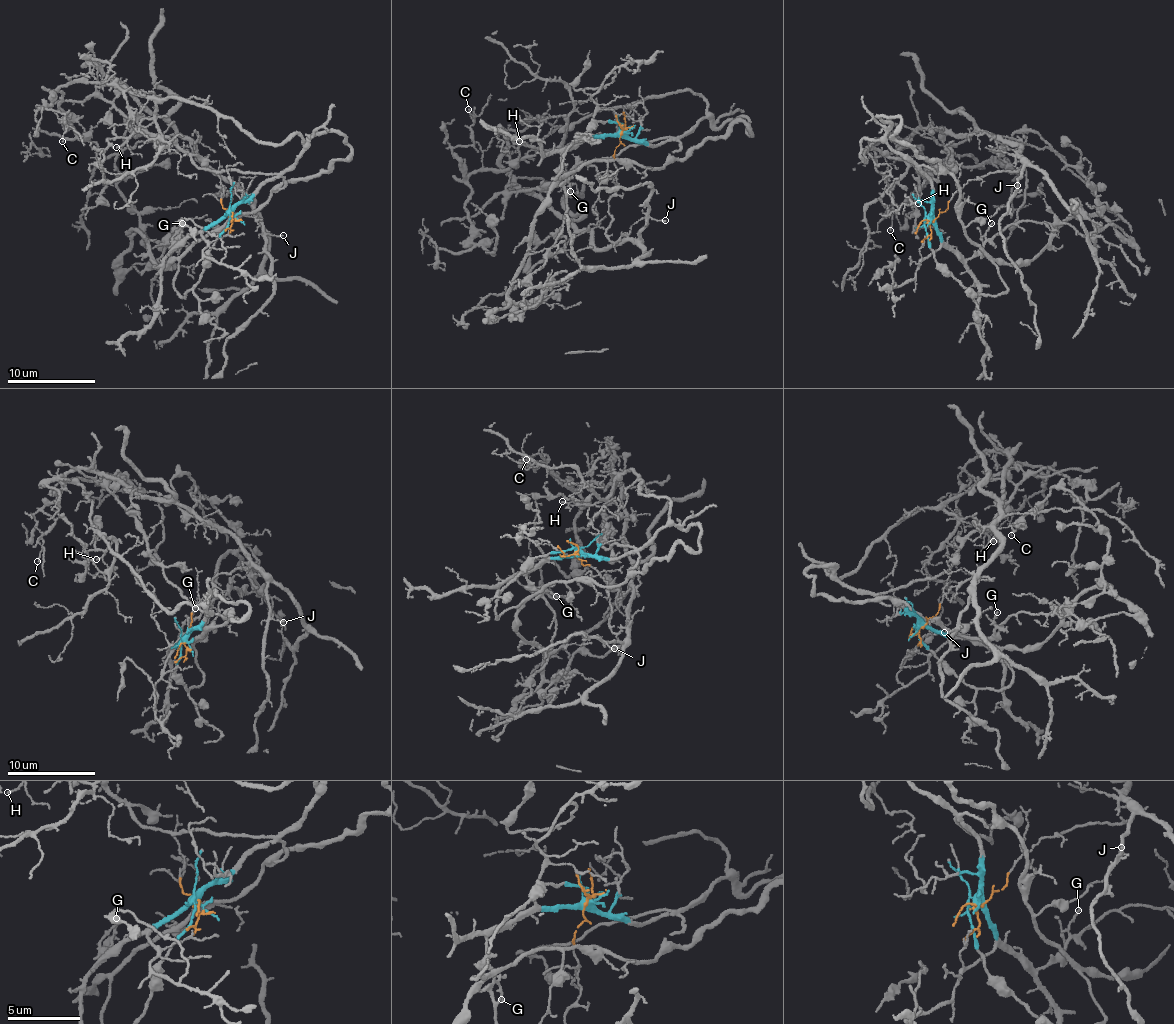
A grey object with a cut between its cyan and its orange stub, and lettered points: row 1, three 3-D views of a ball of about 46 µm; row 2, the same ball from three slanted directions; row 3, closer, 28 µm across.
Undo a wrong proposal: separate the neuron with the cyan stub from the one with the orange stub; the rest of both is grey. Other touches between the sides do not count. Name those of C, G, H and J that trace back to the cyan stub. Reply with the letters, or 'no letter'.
C, G, H

